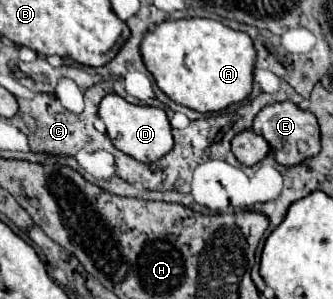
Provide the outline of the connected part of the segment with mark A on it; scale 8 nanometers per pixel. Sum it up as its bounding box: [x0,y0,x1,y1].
[139,19,255,113]

